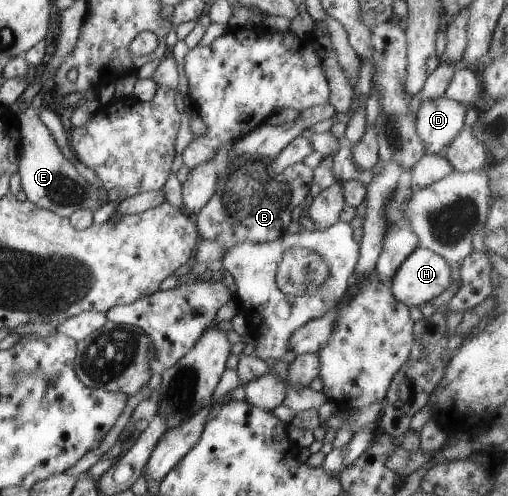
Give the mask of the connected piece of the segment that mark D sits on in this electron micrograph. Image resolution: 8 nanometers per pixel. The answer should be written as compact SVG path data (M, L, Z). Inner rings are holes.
M443 94L436 98L429 98L421 102L417 113L415 114L415 129L419 139L424 145L426 153L439 153L443 146L446 146L452 137L462 128L464 113L467 111L462 103L450 100Z

